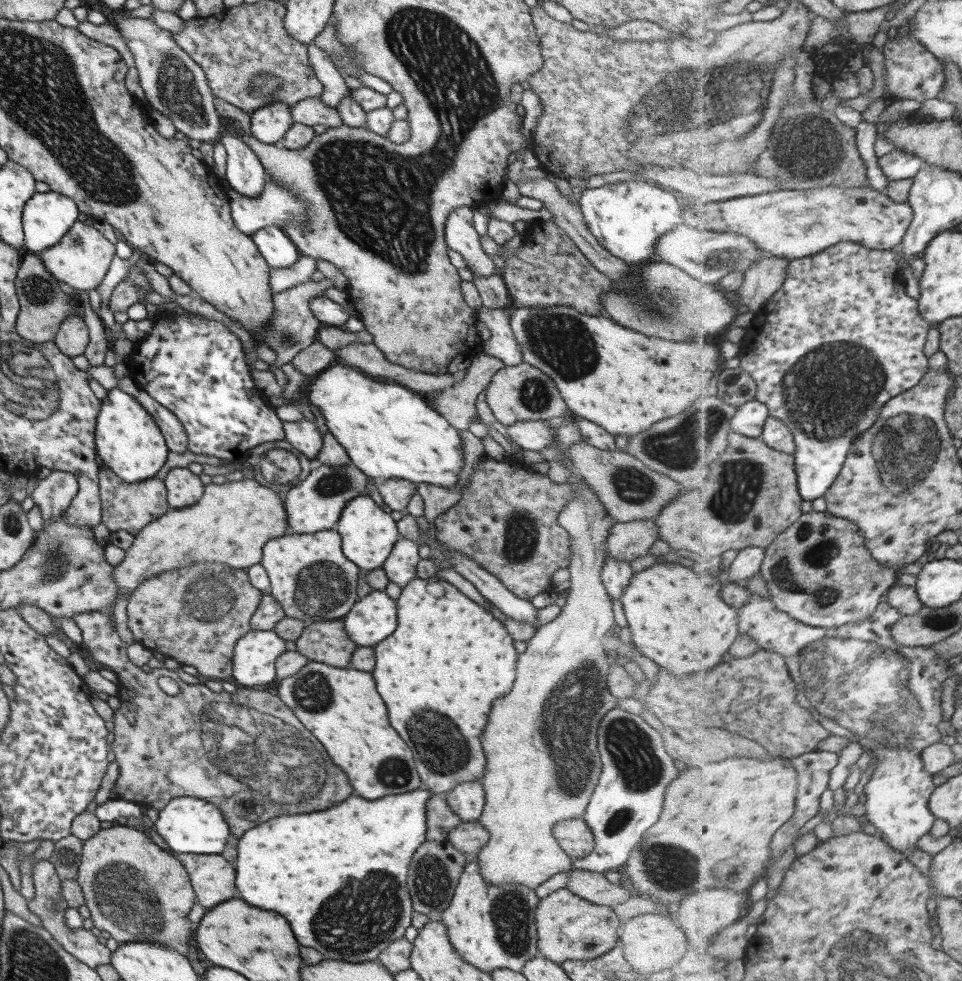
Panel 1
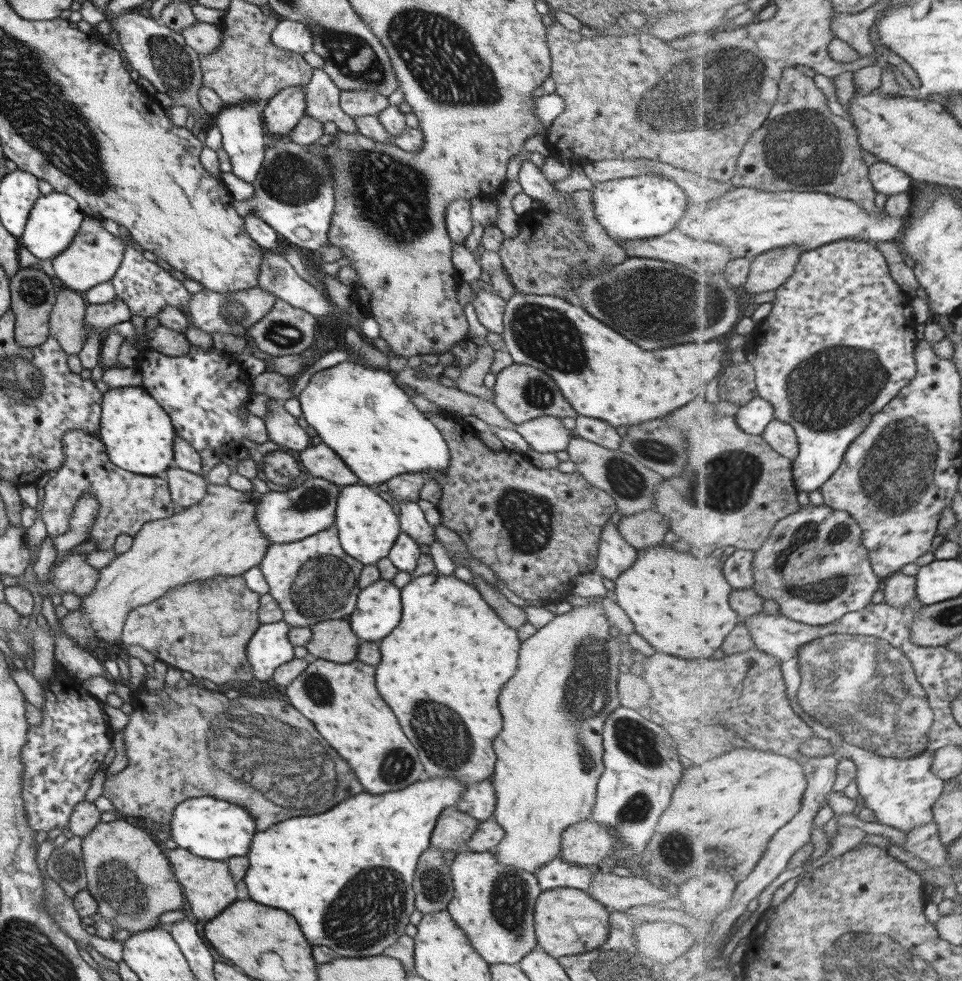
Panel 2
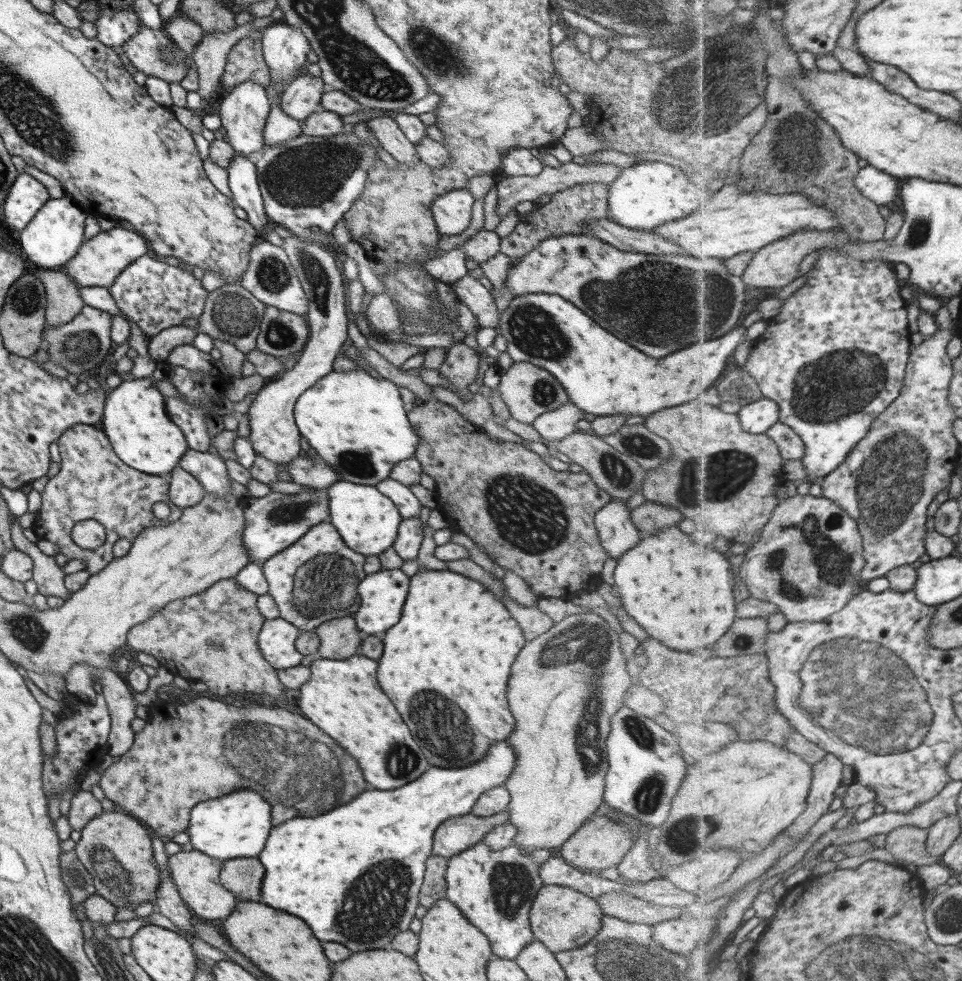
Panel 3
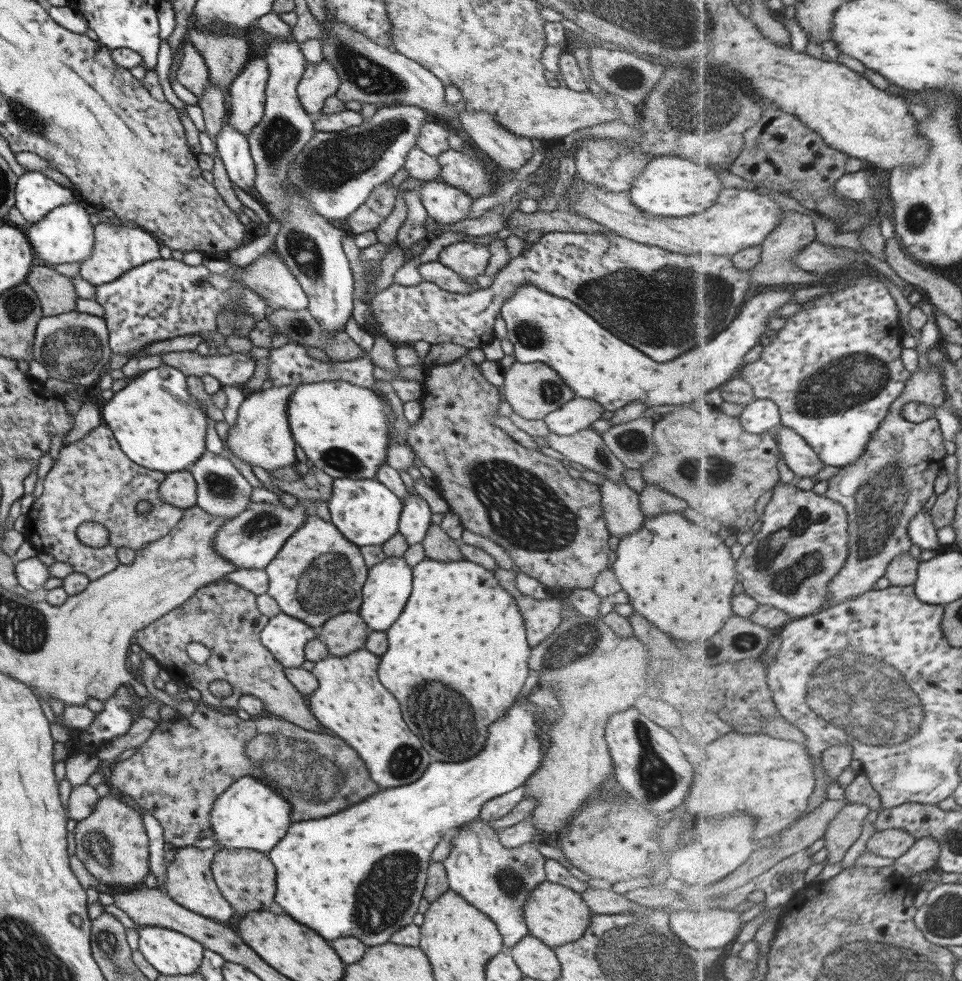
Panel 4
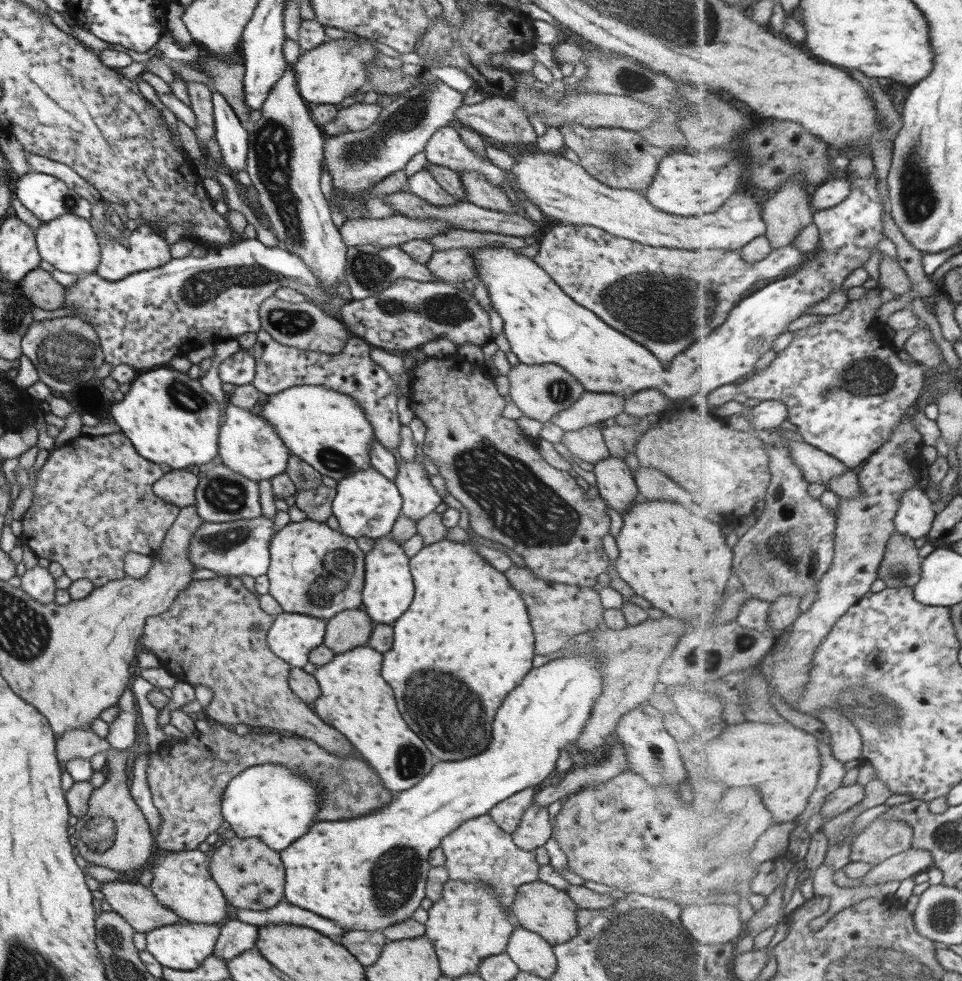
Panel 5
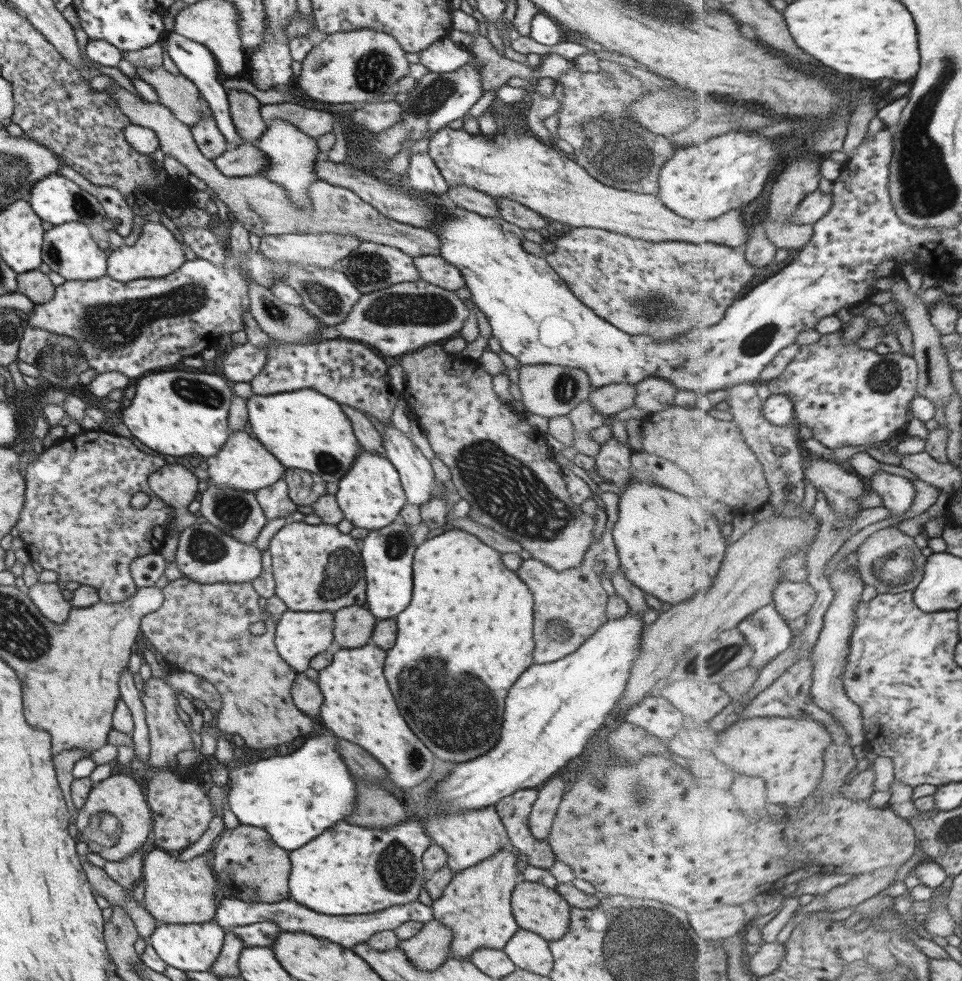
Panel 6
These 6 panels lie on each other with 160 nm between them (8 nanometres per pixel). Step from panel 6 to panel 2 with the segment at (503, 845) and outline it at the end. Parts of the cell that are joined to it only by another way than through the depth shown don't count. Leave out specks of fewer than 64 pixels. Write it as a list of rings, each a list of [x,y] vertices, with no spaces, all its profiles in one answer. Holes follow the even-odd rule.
[[[464,849],[455,853],[449,866],[453,894],[446,909],[488,965],[517,965],[536,945],[532,914],[541,890],[534,874],[497,864],[494,853]]]

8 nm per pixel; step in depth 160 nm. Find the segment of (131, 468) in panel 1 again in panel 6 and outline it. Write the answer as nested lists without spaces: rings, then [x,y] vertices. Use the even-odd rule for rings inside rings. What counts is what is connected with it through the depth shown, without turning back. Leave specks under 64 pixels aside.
[[[157,370],[139,378],[135,396],[130,400],[129,406],[121,411],[119,420],[134,438],[157,454],[173,458],[197,454],[208,459],[222,448],[222,444],[229,436],[226,418],[231,396],[233,396],[231,384],[217,374]]]

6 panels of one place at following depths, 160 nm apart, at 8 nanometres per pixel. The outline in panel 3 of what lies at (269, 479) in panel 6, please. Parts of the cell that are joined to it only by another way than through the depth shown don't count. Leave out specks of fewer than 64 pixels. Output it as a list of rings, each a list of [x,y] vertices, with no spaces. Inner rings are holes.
[[[295,235],[282,238],[282,244],[280,246],[289,259],[295,276],[298,278],[302,291],[308,300],[305,320],[309,330],[309,336],[304,348],[298,353],[298,359],[295,365],[283,372],[279,380],[271,382],[263,390],[259,390],[255,394],[255,398],[251,400],[246,413],[249,425],[248,441],[250,442],[251,449],[257,455],[261,454],[261,457],[269,460],[269,462],[283,464],[293,461],[299,455],[299,451],[304,447],[298,428],[294,423],[294,416],[292,415],[295,401],[305,390],[309,389],[315,382],[325,377],[325,374],[332,370],[333,360],[341,354],[340,347],[347,337],[347,322],[349,317],[347,315],[346,281],[342,276],[338,261],[335,259],[334,250],[325,248],[321,243],[302,239]]]

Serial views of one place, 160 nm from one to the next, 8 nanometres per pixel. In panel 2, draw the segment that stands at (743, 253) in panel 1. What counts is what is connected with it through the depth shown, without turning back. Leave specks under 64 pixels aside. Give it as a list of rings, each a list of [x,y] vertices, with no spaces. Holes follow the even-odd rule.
[[[678,226],[656,237],[625,241],[621,247],[626,252],[627,257],[657,259],[681,264],[681,266],[689,268],[693,272],[724,272],[728,262],[732,259],[732,253],[725,246],[719,246],[719,244],[708,240],[695,242],[692,238],[685,236]]]

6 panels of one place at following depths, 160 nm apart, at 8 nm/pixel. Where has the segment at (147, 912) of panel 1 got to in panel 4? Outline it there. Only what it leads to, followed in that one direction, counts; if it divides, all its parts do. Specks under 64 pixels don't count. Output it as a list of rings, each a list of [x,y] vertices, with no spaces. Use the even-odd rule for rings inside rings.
[[[113,794],[98,798],[93,812],[77,822],[74,829],[75,857],[87,872],[100,883],[129,888],[150,874],[148,868],[148,839],[142,819],[133,808],[117,800]]]

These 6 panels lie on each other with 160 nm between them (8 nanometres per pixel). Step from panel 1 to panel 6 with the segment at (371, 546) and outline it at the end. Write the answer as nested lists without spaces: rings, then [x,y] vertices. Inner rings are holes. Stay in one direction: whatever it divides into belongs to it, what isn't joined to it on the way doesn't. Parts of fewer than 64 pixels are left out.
[[[363,449],[359,450],[354,463],[337,481],[337,486],[334,499],[345,520],[351,522],[355,528],[374,531],[379,530],[382,526],[387,526],[399,516],[400,508],[406,502],[406,496],[395,467],[389,463],[387,458],[365,452]]]

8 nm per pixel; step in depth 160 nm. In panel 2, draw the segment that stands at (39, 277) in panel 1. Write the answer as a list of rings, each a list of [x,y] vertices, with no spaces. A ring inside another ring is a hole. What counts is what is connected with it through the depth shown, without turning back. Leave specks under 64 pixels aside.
[[[39,266],[21,267],[10,276],[10,310],[15,317],[13,339],[17,347],[34,348],[45,343],[49,336],[49,311],[55,302],[58,283],[49,278]]]

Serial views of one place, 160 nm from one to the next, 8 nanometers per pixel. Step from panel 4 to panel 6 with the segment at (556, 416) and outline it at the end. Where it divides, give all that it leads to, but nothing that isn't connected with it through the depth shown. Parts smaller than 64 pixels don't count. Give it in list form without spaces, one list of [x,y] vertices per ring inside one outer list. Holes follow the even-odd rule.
[[[611,384],[597,389],[592,389],[587,400],[593,408],[603,416],[617,414],[634,404],[635,385],[633,384]]]

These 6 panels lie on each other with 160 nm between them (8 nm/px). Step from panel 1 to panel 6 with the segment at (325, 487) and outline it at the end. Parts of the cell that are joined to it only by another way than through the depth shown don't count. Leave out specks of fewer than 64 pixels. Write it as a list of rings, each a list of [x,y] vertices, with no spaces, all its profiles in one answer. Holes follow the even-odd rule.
[[[200,519],[179,533],[174,557],[175,566],[182,577],[198,584],[249,583],[263,572],[261,553],[253,543],[243,544]]]

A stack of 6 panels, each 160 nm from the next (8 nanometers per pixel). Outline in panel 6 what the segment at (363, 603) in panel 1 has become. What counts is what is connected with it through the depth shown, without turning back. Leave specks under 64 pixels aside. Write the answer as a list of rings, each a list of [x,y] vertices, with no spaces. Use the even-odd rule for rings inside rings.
[[[397,516],[387,526],[369,531],[359,540],[366,580],[364,606],[377,620],[396,617],[409,604],[412,592],[412,558],[416,549],[411,539],[413,529],[402,521],[401,516]]]

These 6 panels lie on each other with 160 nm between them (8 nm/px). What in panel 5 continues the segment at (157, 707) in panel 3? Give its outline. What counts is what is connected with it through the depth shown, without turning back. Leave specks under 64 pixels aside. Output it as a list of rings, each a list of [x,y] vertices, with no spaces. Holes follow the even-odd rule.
[[[217,722],[208,725],[211,727],[213,735],[205,735],[195,729],[191,734],[185,734],[182,740],[165,740],[157,752],[151,752],[149,755],[146,768],[147,786],[150,790],[152,804],[161,817],[155,844],[163,850],[173,852],[195,850],[197,845],[205,841],[208,835],[215,831],[220,832],[223,828],[223,820],[220,816],[223,789],[227,786],[230,778],[250,766],[265,763],[276,764],[292,771],[299,771],[313,779],[322,790],[317,820],[353,818],[353,816],[369,814],[369,812],[381,809],[387,803],[391,803],[393,792],[382,786],[376,772],[357,755],[335,756],[307,738],[283,732],[255,728],[250,729],[244,736],[238,736],[231,727],[223,726]]]

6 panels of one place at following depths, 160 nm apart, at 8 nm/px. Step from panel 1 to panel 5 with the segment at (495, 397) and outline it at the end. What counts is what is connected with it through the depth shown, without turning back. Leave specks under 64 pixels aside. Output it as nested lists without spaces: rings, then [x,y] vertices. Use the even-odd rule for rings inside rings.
[[[518,363],[510,367],[506,374],[509,382],[507,401],[513,402],[523,416],[543,423],[549,421],[553,414],[571,406],[584,392],[581,384],[569,376],[566,370],[555,364],[523,365]]]

